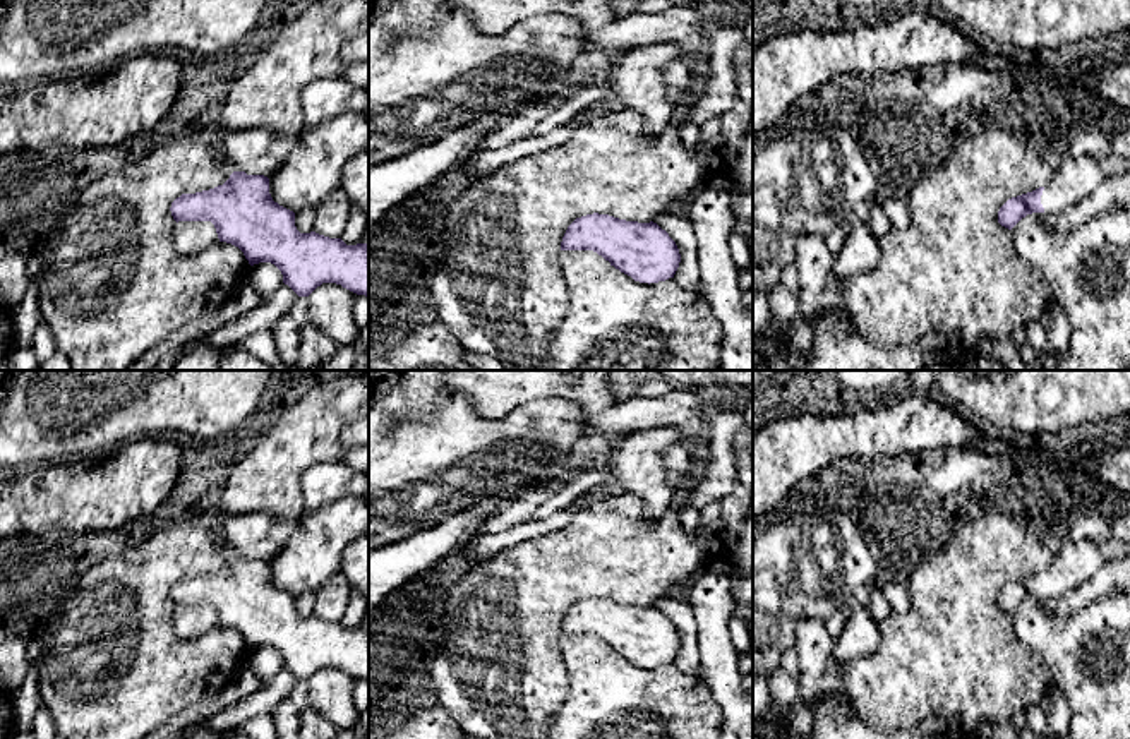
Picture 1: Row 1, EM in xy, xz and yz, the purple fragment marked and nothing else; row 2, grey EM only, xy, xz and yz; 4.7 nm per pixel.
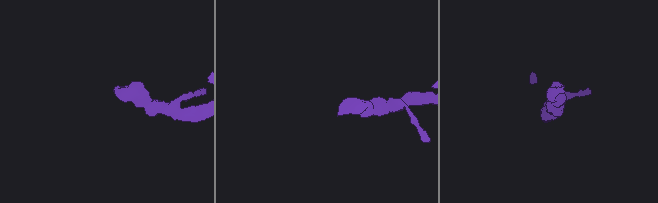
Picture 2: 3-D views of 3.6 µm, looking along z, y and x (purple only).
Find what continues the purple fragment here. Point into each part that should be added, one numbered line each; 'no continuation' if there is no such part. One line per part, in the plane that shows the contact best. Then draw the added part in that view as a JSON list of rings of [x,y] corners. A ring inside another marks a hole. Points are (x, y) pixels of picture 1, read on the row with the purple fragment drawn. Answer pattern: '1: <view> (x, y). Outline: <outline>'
1: yz (1077, 177). Outline: [[[1089,154],[1065,156],[1044,185],[1041,204],[1046,214],[1058,214],[1084,202],[1106,178]]]

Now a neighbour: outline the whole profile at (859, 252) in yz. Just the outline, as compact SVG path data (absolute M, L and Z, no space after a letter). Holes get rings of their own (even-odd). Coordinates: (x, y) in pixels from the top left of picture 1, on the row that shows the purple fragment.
M854 219L842 249L835 254L833 273L838 279L856 276L876 267L880 255L878 238L869 226Z

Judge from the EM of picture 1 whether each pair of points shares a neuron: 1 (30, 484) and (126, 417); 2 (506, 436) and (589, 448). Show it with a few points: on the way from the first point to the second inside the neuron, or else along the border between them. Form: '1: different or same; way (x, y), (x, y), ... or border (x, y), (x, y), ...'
1: different; border (96, 460), (31, 467), (18, 474)
2: different; border (589, 432), (564, 456)

